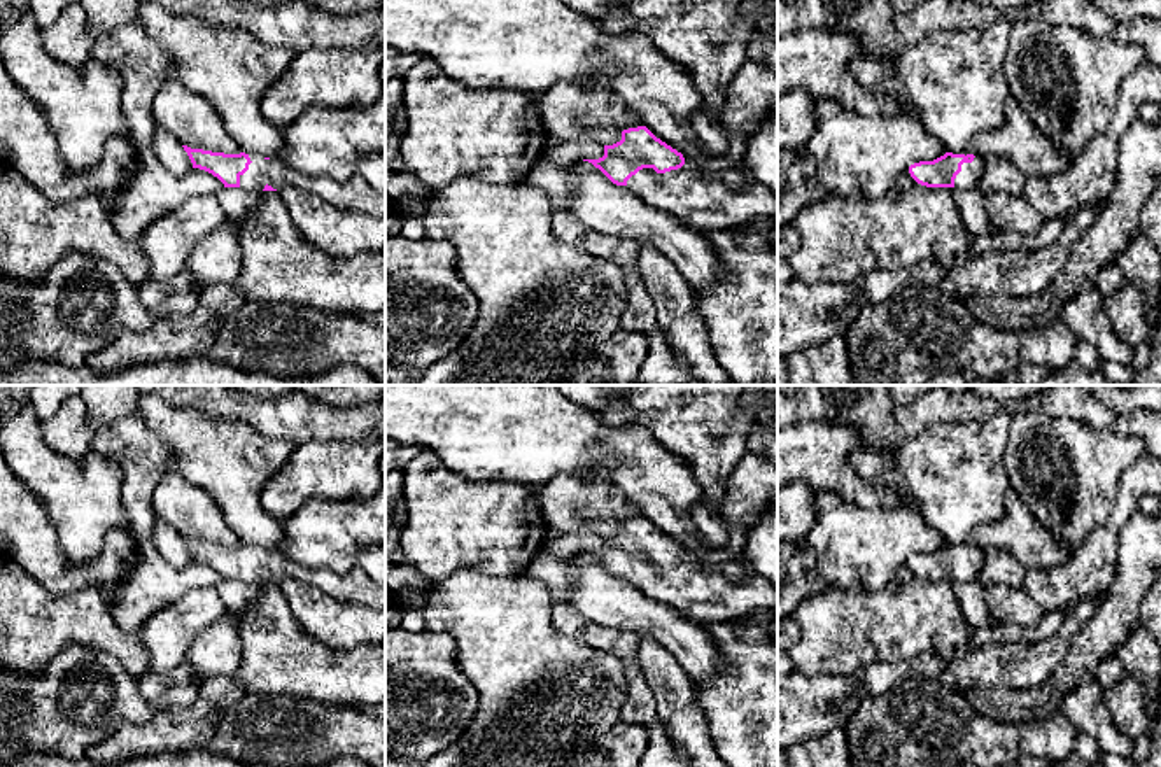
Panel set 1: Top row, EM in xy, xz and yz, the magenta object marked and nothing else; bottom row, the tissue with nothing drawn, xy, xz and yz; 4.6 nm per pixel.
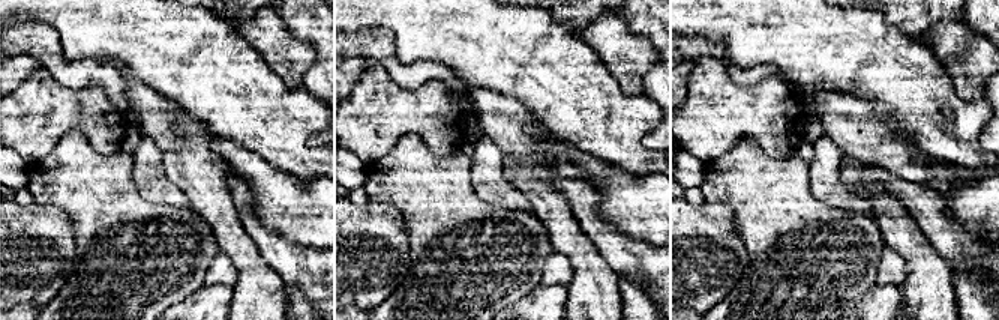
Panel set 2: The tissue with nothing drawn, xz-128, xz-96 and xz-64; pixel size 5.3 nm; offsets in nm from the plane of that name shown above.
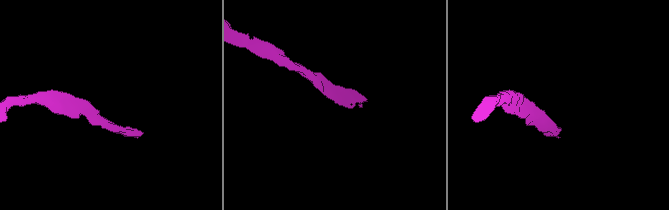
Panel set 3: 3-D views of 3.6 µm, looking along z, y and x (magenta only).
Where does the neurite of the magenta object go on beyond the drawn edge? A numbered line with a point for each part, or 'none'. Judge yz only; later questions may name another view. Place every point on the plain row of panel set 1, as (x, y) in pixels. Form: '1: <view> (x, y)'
1: yz (971, 564)

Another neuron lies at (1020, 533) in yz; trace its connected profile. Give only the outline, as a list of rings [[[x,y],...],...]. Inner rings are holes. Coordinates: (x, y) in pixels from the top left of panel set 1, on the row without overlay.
[[[1014,489],[1005,496],[1005,515],[993,524],[982,524],[965,539],[965,548],[1002,548],[1026,569],[1051,571],[1068,564],[1073,548],[1047,531],[1026,508]]]

